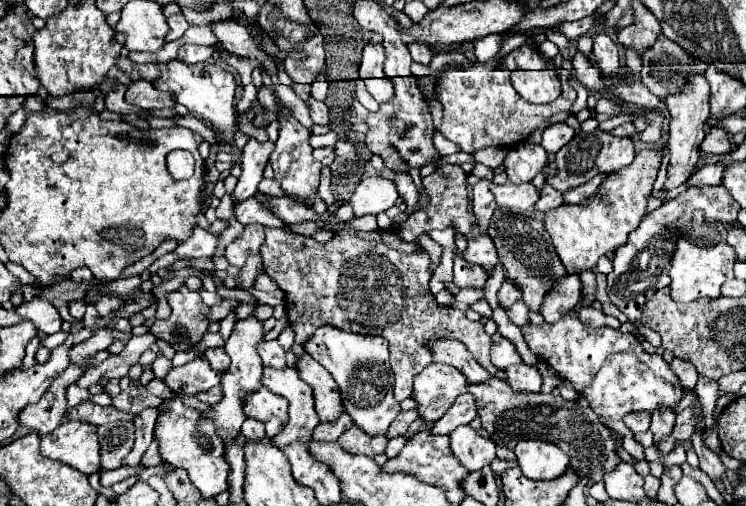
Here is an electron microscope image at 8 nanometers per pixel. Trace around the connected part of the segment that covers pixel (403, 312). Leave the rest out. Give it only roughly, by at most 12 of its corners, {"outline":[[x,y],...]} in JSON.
{"outline":[[267,229],[297,345],[323,325],[385,337],[393,393],[413,395],[429,343],[487,371],[483,323],[443,307],[421,245]]}

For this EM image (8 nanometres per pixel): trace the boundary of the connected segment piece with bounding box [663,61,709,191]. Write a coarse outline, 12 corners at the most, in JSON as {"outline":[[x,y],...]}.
{"outline":[[707,63],[681,95],[667,97],[671,161],[665,191],[683,185],[699,161],[709,117]]}

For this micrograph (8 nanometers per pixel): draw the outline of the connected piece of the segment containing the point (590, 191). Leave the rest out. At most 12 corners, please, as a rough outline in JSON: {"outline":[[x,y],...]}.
{"outline":[[605,173],[595,175],[589,183],[563,193],[563,201],[581,205],[597,193]]}

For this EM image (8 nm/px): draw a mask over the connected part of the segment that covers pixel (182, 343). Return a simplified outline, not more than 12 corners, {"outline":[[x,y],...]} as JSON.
{"outline":[[187,287],[169,293],[171,317],[149,331],[175,351],[209,333],[209,307]]}

